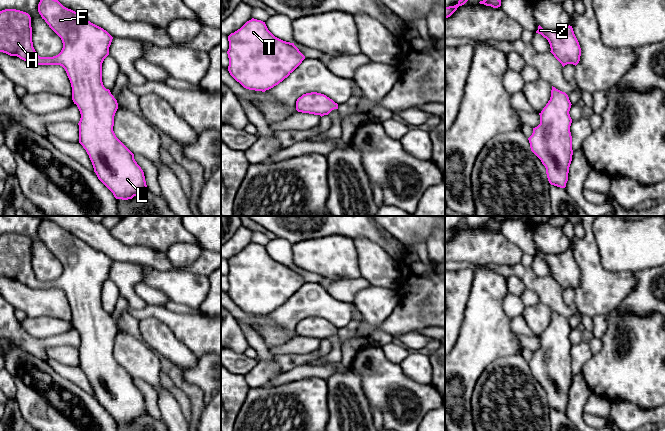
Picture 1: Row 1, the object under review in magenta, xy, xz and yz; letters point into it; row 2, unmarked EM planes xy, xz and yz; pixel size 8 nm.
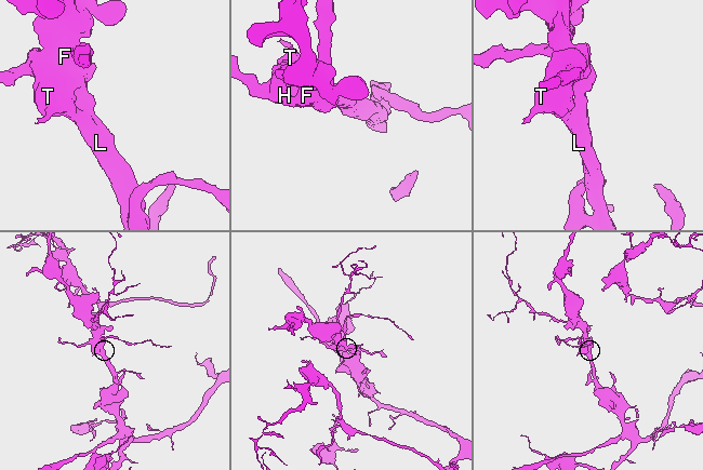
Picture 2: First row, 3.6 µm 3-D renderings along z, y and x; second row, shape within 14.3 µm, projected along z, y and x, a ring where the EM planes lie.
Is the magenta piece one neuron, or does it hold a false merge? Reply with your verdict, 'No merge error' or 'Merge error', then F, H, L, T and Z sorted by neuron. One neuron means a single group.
No merge error. Groups: F H L T Z

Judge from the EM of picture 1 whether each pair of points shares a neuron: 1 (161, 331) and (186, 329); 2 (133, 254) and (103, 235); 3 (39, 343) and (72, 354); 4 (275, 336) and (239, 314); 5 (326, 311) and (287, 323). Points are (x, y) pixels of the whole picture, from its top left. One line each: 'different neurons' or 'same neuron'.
1: different neurons
2: same neuron
3: different neurons
4: same neuron
5: same neuron

